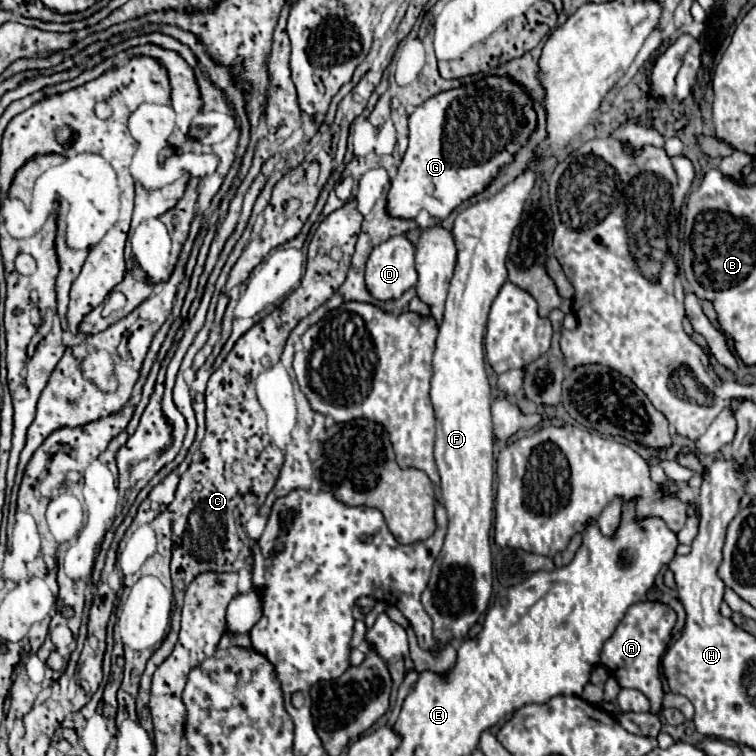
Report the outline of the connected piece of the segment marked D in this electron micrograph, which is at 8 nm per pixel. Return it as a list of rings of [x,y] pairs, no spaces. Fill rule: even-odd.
[[[394,236],[374,246],[366,262],[366,286],[376,300],[402,296],[416,284],[414,244],[406,236]]]

